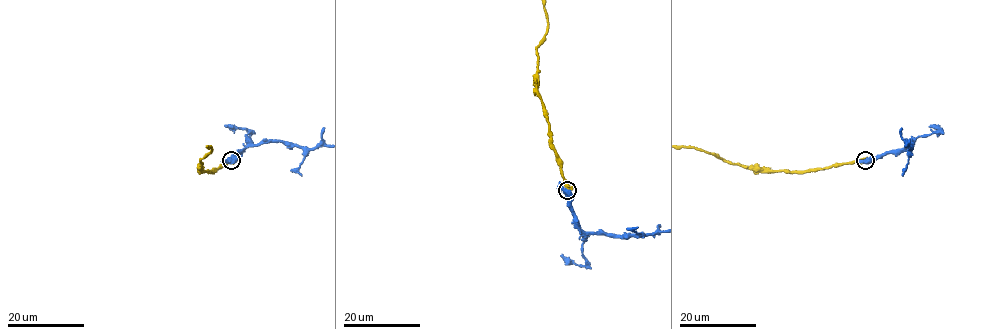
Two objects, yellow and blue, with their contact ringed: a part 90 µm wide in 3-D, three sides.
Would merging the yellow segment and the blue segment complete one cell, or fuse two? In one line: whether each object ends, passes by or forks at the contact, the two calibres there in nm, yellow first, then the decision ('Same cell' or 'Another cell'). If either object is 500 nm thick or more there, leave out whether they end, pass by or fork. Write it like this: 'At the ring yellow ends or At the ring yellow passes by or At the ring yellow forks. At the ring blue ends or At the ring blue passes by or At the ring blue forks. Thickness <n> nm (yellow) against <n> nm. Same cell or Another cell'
Thickness 550 nm (yellow) against 700 nm. Another cell

